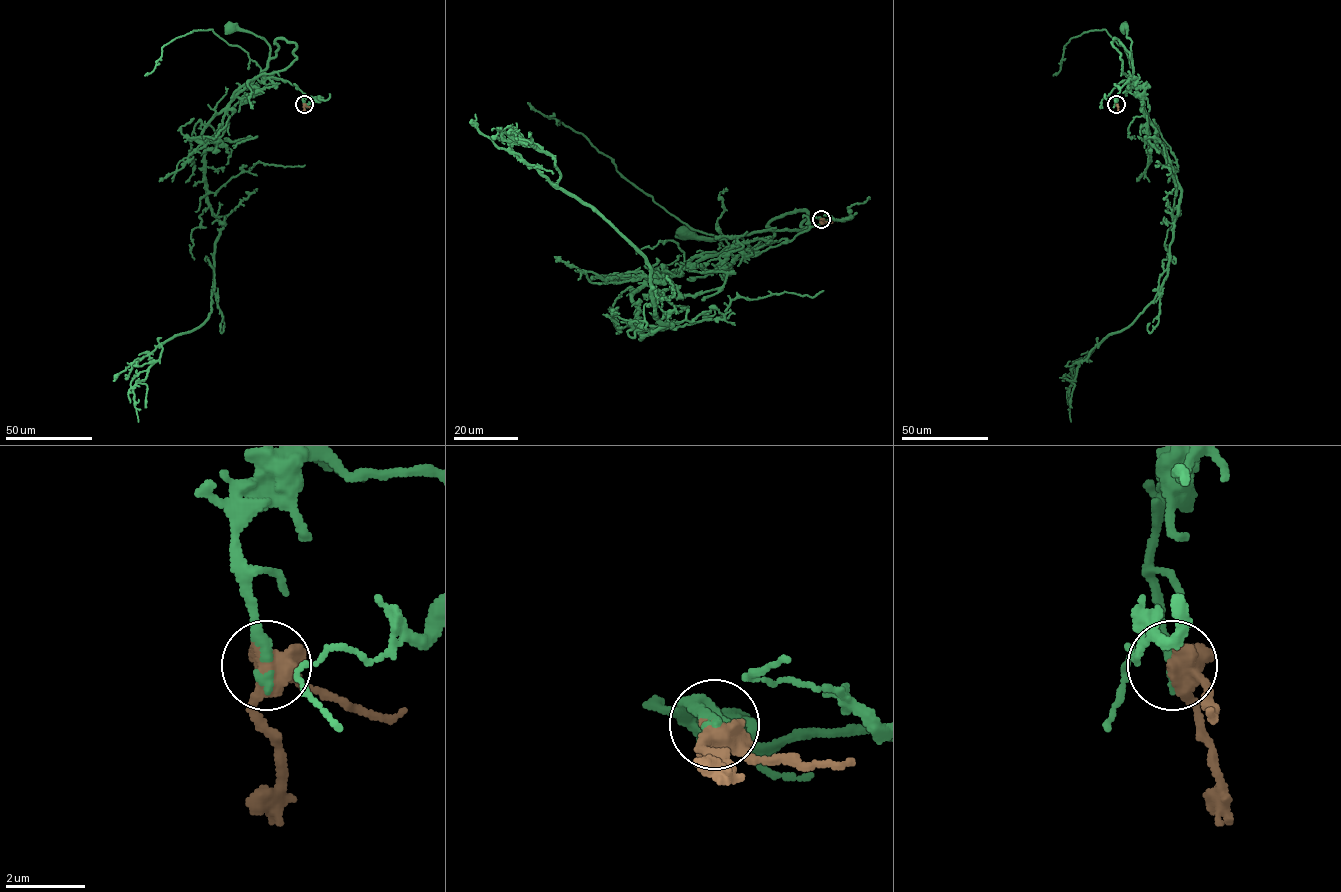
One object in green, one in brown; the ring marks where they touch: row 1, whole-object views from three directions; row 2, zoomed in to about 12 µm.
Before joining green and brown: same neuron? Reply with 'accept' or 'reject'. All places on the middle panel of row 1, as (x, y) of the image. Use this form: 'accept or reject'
accept

